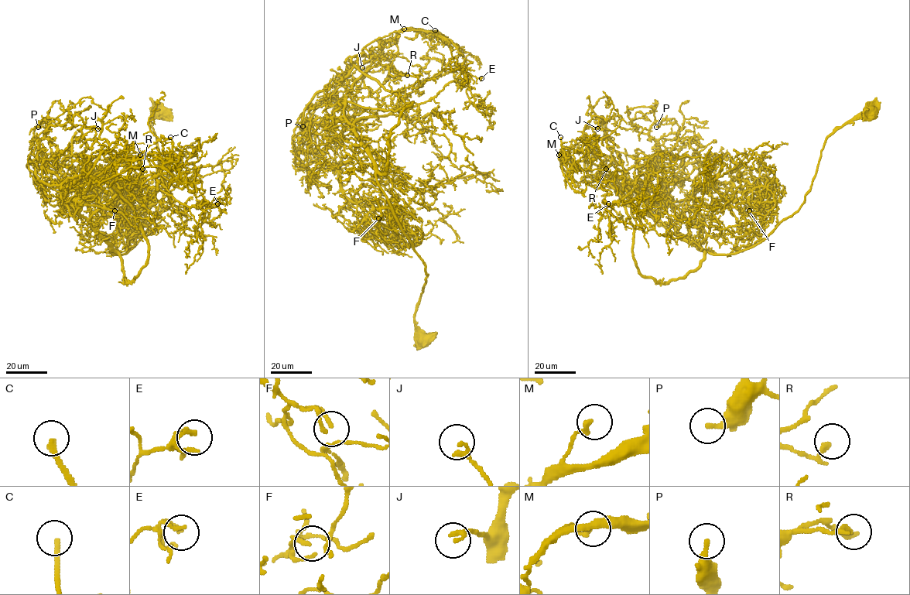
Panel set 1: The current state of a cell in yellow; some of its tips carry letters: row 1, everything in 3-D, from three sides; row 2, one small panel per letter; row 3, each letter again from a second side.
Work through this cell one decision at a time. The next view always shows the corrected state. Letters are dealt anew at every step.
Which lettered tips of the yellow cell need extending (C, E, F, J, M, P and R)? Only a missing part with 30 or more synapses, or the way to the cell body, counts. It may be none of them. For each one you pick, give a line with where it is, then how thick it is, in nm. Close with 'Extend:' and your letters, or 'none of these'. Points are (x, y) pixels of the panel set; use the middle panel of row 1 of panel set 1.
Extend: none of these

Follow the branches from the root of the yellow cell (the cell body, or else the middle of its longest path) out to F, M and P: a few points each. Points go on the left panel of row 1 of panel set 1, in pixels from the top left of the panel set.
F: (162, 113), (150, 120), (161, 211), (125, 254), (91, 226), (74, 187), (100, 189), (114, 210)
M: (162, 113), (150, 120), (161, 211), (125, 254), (114, 254), (80, 213), (81, 201), (108, 166), (140, 155)
P: (162, 113), (150, 120), (161, 211), (122, 254), (36, 159), (52, 121), (38, 127)

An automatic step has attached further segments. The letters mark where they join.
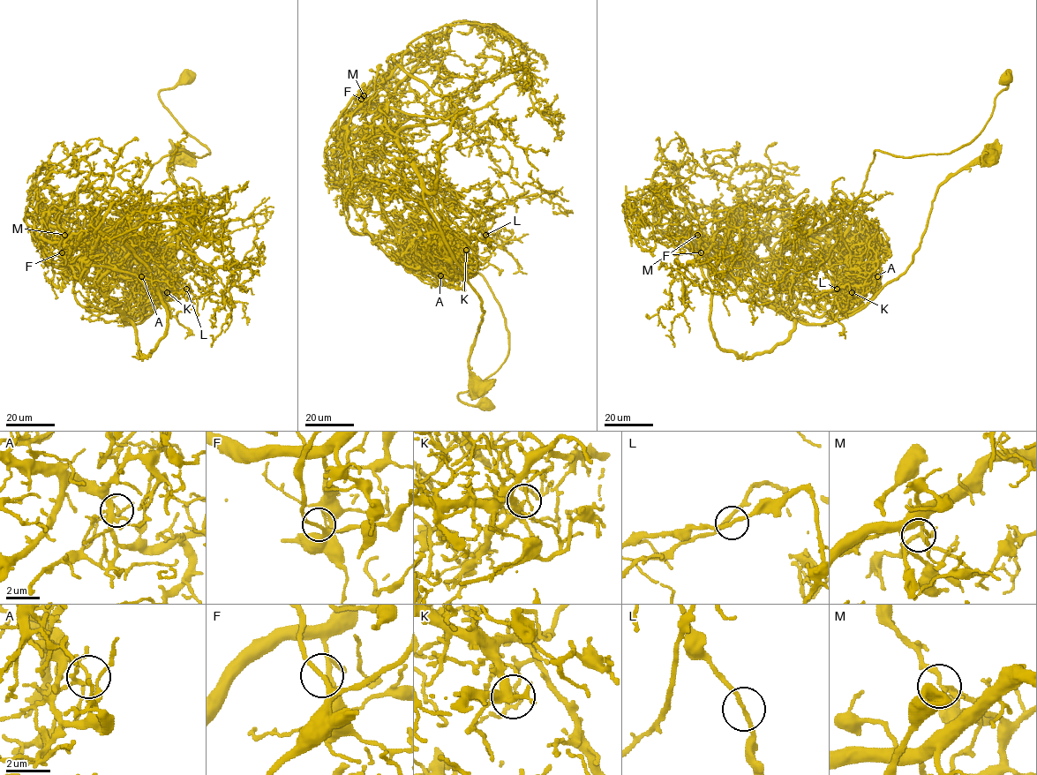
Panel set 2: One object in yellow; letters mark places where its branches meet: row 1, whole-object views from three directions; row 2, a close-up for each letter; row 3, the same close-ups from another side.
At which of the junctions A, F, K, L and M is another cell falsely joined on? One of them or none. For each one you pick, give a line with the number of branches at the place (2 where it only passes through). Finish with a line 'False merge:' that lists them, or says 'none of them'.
A: 4 branches meet
False merge: A

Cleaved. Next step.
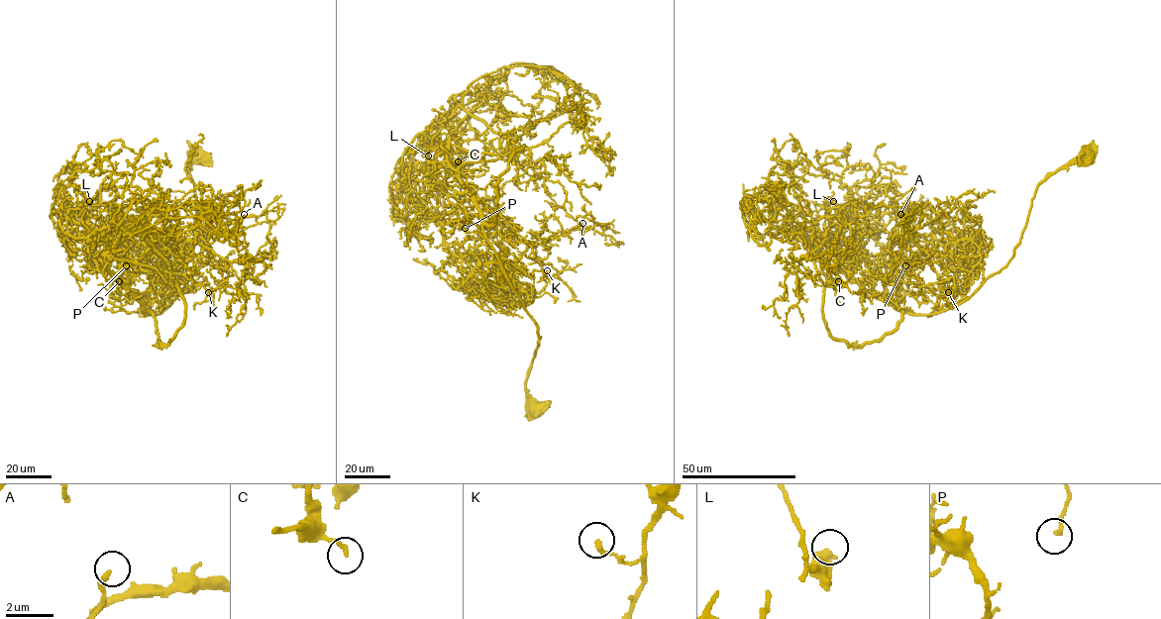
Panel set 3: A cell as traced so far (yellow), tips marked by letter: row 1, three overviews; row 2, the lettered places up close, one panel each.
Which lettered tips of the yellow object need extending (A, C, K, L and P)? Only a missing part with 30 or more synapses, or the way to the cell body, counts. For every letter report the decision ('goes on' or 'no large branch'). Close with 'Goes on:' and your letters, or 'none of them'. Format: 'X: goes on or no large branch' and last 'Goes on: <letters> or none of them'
A: goes on
C: no large branch
K: no large branch
L: no large branch
P: no large branch
Goes on: A

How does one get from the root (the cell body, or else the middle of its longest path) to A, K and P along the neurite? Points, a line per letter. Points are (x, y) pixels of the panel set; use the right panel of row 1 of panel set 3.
A: (1085, 157), (1038, 185), (1009, 261), (943, 310), (930, 291), (921, 302), (907, 292), (920, 251), (900, 214)
K: (1085, 157), (1038, 185), (1012, 257), (962, 302), (911, 314), (875, 295), (886, 279), (952, 277), (948, 292)
P: (1085, 157), (1038, 185), (1012, 257), (962, 302), (911, 314), (882, 300), (872, 272), (887, 254), (905, 265)

